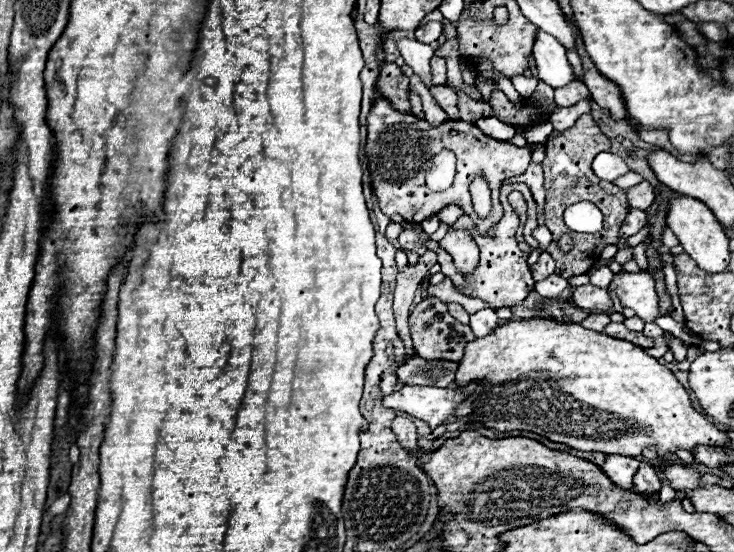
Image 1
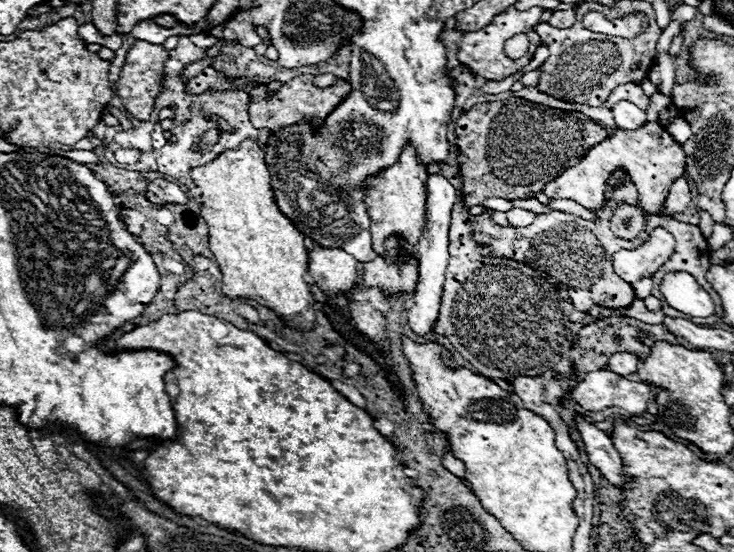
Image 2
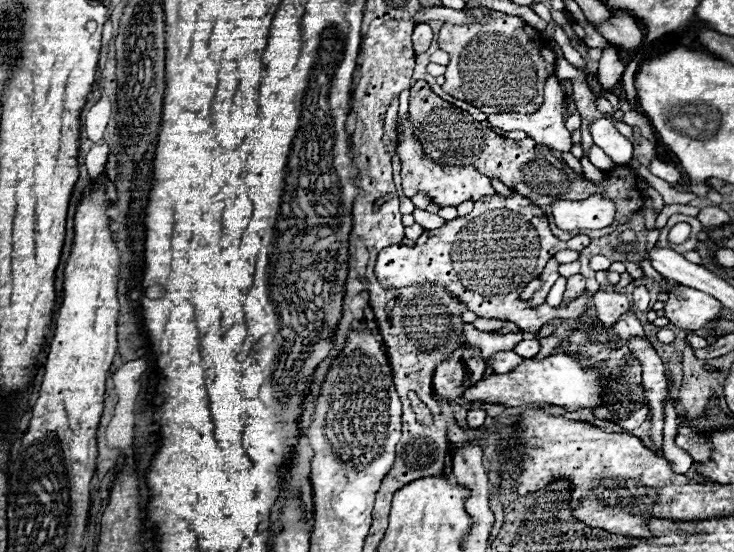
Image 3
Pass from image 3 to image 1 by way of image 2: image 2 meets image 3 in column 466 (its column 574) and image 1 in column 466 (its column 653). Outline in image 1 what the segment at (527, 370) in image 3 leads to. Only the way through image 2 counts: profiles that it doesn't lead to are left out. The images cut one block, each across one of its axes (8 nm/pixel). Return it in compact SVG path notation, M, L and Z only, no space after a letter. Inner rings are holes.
M404 386L402 390L386 396L382 404L386 408L408 412L410 416L426 420L432 428L436 428L444 424L468 396L470 392L466 388Z

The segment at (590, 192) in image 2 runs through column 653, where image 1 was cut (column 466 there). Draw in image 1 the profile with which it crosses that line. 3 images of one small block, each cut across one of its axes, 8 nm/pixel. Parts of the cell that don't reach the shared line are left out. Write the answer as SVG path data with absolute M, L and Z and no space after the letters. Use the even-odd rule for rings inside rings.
M380 94L376 96L376 100L370 108L370 114L368 114L368 138L366 138L366 146L364 146L364 156L368 162L368 170L370 170L372 186L378 196L380 210L388 218L400 216L406 222L420 224L422 220L436 216L436 212L440 212L448 204L456 204L474 220L480 234L488 234L500 222L500 218L504 214L502 204L498 200L498 190L500 190L502 182L508 176L522 174L526 170L526 166L530 164L528 148L520 148L510 142L494 140L494 138L482 134L474 124L462 122L462 120L448 120L440 126L430 126L426 120L420 120L408 112L394 110L390 106L390 102L386 98L382 98ZM440 150L452 150L458 156L456 178L454 178L452 188L448 188L446 192L432 192L426 188L424 176L426 176L428 168L432 168L432 158ZM476 176L486 178L486 182L492 190L494 208L486 220L482 220L474 214L472 202L470 202L468 186Z

